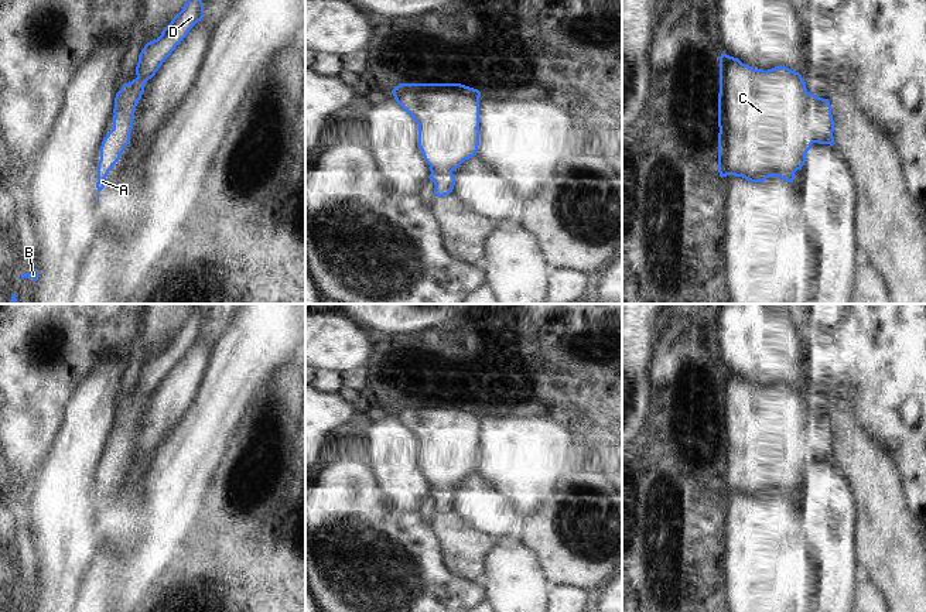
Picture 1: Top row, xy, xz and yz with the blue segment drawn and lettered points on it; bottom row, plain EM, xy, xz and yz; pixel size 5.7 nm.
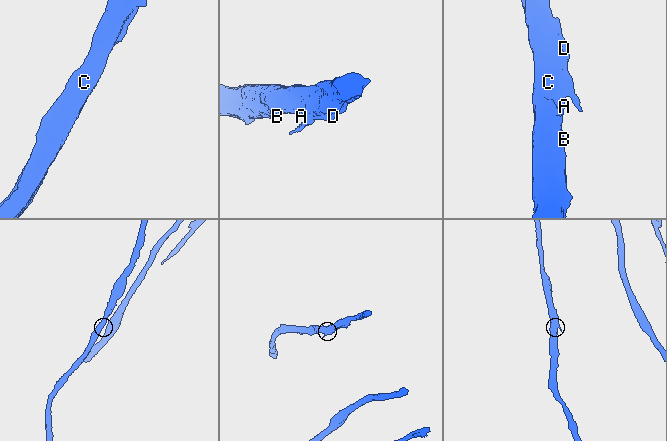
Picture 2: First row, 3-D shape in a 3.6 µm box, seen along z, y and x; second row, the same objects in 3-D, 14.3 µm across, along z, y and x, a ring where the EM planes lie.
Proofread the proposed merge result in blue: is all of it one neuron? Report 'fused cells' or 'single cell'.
fused cells

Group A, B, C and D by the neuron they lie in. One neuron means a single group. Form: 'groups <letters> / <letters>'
groups A B C / D

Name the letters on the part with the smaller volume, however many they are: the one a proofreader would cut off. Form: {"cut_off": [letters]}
{"cut_off": ["D"]}

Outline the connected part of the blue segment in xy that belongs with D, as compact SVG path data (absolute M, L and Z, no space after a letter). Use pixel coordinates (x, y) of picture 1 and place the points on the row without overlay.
M194 305L182 326L163 346L157 356L144 362L139 372L136 392L141 399L151 396L163 379L171 372L177 362L187 353L189 346L204 335L204 321Z

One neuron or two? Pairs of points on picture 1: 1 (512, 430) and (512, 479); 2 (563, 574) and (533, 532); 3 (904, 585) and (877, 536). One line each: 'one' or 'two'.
1: one
2: one
3: one

